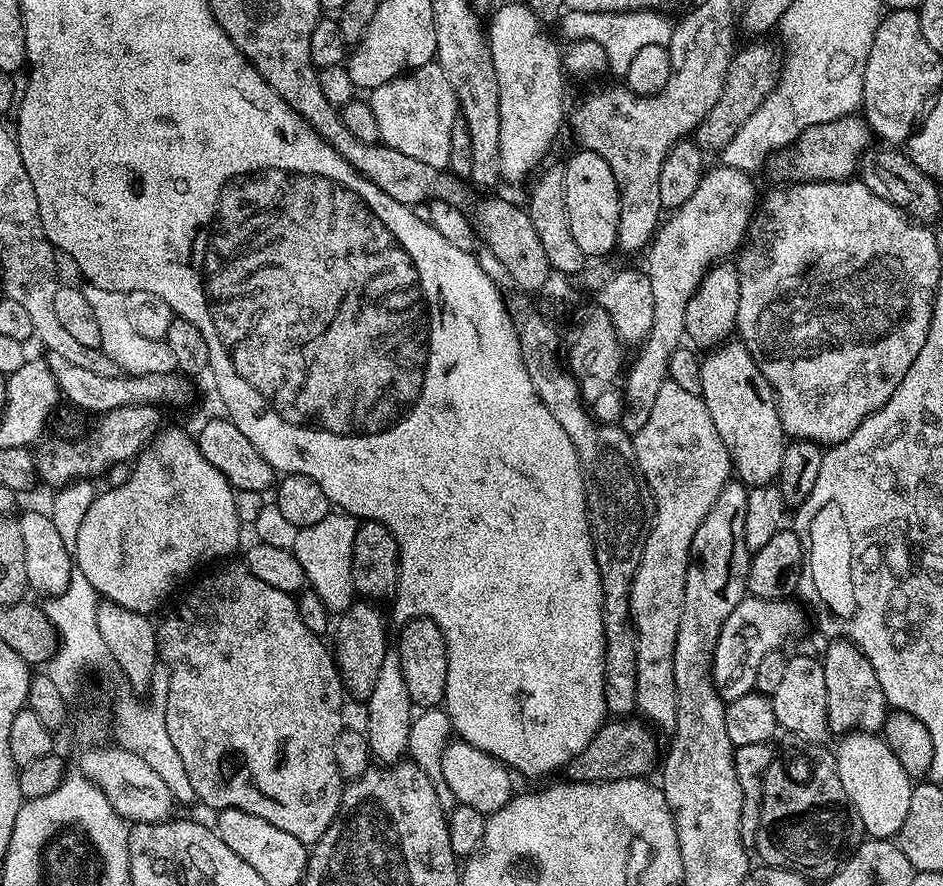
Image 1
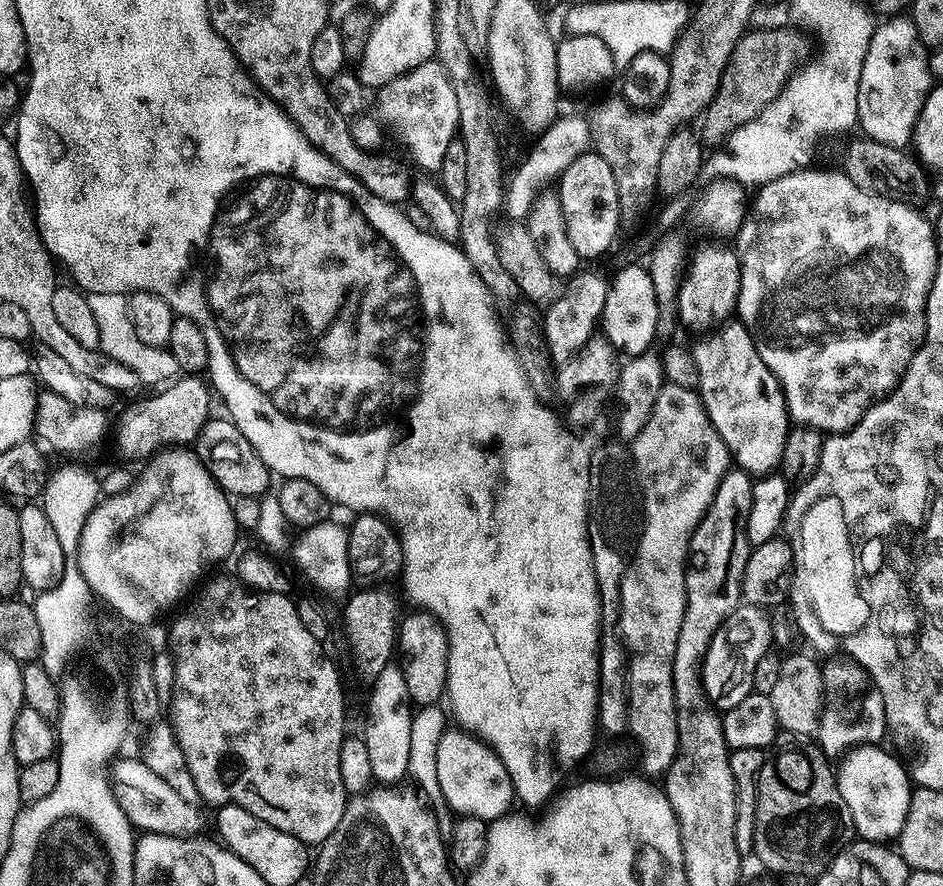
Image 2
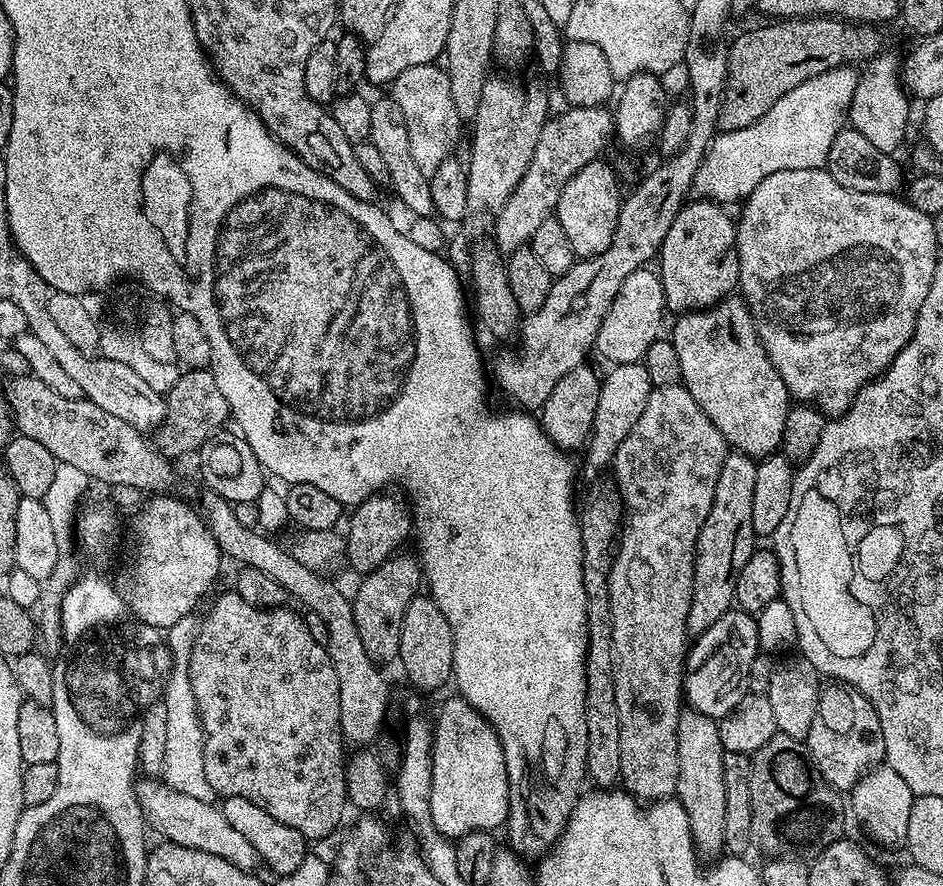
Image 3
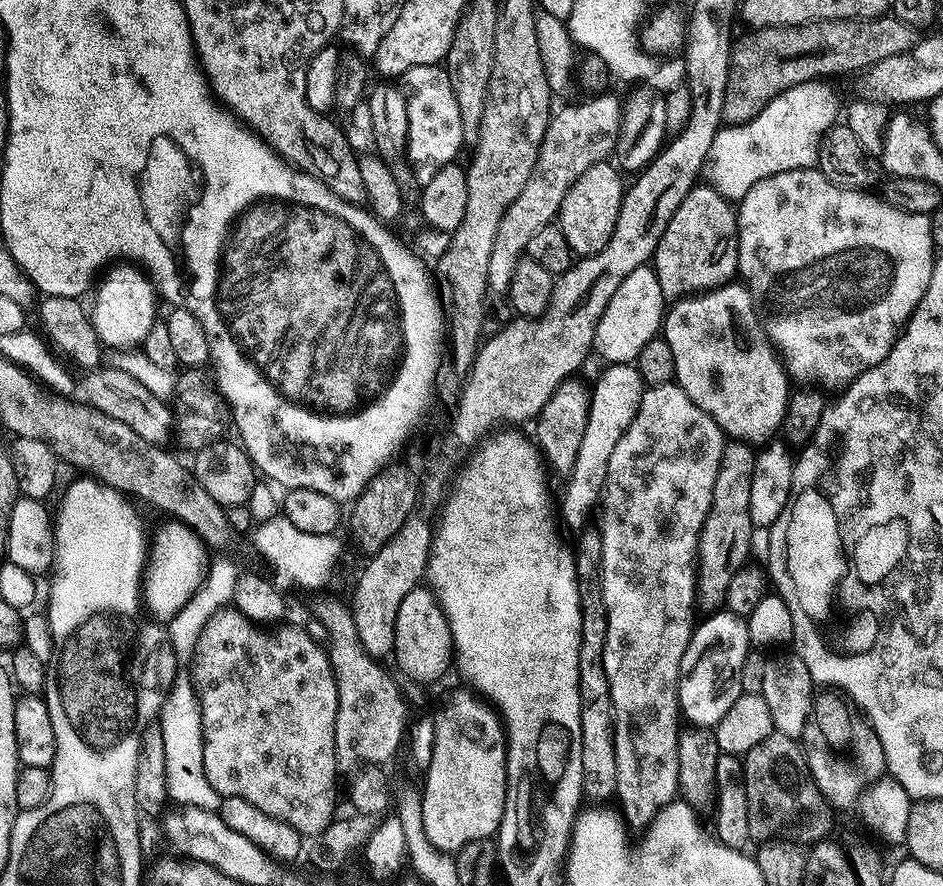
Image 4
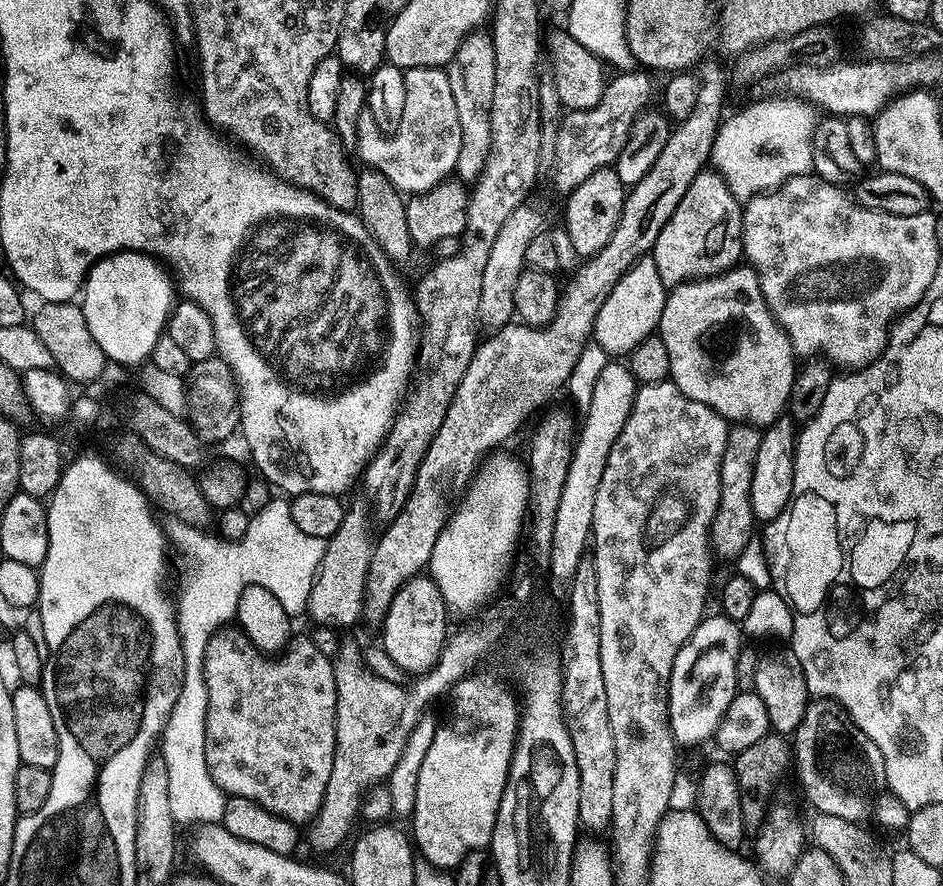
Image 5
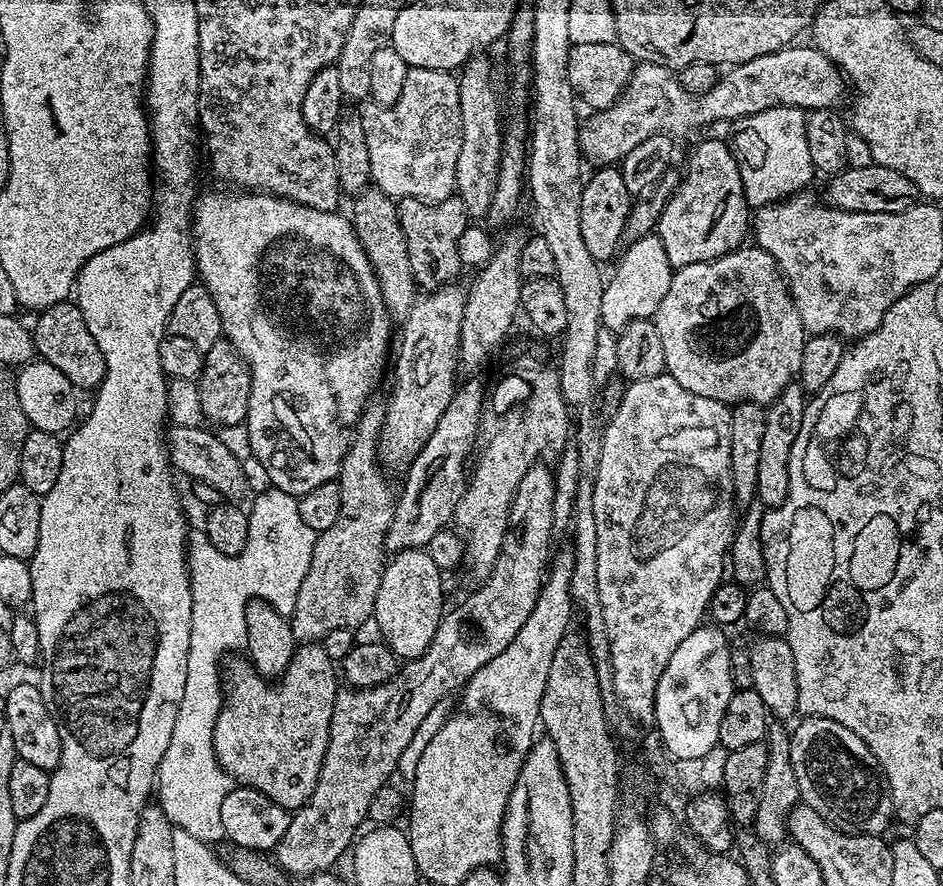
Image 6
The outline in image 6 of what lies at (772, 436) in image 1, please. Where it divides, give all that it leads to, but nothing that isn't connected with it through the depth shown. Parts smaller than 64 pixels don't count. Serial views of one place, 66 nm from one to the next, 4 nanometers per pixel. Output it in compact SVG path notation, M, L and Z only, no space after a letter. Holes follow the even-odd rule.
M741 246L736 248L730 254L722 258L714 258L710 262L694 262L690 266L682 266L675 269L672 273L670 288L666 291L666 296L658 306L654 323L658 330L658 338L662 340L662 354L666 356L667 375L673 376L678 383L686 386L694 394L702 398L714 398L718 402L729 406L737 404L759 404L767 406L773 400L778 398L778 394L790 383L793 383L794 377L799 373L800 363L802 362L802 350L806 333L802 326L802 318L798 318L798 310L792 301L792 295L788 292L783 276L780 275L776 260L766 250L758 246Z

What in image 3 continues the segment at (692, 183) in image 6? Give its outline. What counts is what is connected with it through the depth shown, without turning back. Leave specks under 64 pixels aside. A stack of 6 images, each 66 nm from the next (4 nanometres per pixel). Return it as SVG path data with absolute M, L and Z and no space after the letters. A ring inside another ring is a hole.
M692 198L670 222L658 253L658 275L669 309L699 310L717 304L737 287L740 259L736 253L737 221L723 212L711 198Z

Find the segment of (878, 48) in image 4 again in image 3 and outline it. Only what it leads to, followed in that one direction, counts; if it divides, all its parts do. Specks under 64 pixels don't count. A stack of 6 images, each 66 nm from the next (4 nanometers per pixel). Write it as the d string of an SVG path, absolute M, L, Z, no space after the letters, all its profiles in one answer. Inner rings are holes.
M813 16L811 18L780 18L775 22L764 22L761 28L752 28L744 32L732 45L727 45L728 73L724 83L722 94L722 106L718 110L717 129L720 132L730 130L742 130L754 122L758 122L794 86L806 82L823 72L829 72L835 68L852 66L855 60L871 61L881 55L880 47L884 44L884 36L879 27L874 24L861 24L859 22L845 22L840 18L827 16Z

